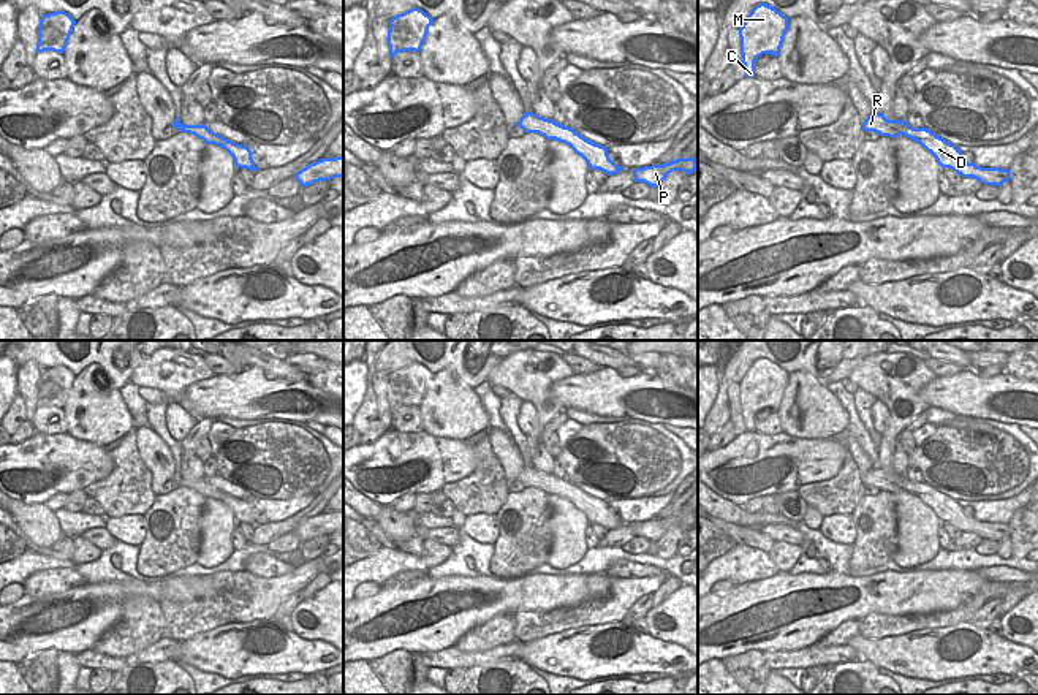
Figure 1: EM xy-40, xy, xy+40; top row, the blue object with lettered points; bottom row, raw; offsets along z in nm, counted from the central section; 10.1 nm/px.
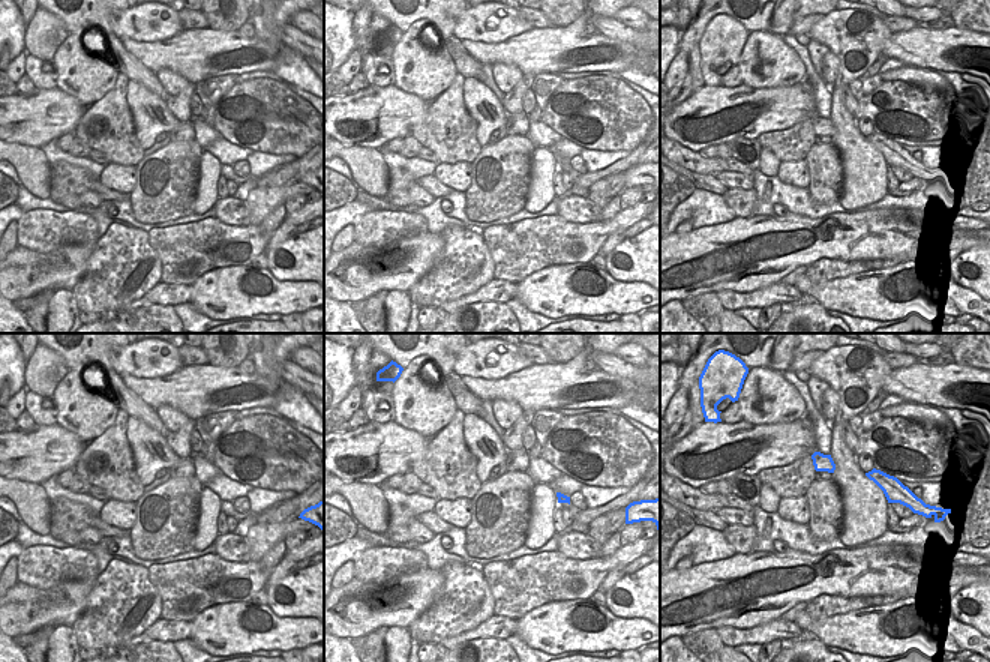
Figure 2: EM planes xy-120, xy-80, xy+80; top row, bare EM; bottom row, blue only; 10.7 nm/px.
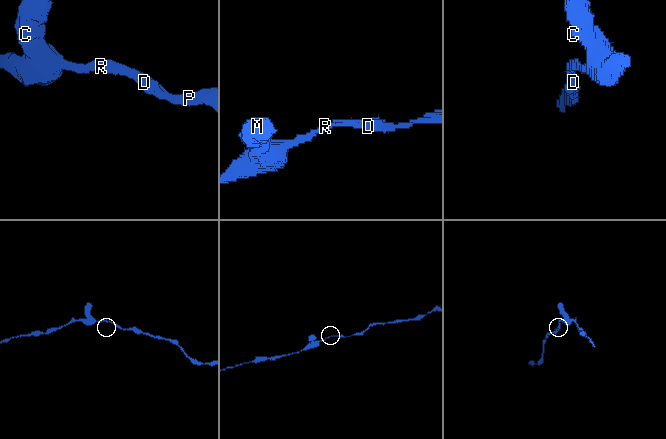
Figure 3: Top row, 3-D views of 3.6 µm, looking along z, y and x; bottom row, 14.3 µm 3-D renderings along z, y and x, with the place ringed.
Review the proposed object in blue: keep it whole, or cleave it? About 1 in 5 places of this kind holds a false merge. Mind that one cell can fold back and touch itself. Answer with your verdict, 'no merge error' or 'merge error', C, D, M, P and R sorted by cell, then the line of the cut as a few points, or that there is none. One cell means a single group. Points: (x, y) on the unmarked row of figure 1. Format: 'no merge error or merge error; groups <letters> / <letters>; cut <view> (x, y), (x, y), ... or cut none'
no merge error; groups C D M P R; cut none

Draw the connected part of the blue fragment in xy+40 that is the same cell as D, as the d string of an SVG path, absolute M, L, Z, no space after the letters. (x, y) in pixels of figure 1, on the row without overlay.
M880 467L870 469L861 481L864 486L875 486L880 491L889 491L892 494L904 489L930 507L941 522L949 522L962 532L973 532L984 540L997 541L1010 535L1010 524L981 522L975 518L968 518L954 499L924 481L913 483L905 475L889 475Z

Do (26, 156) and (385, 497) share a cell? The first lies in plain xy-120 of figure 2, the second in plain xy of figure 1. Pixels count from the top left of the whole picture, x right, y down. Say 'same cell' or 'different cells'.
different cells

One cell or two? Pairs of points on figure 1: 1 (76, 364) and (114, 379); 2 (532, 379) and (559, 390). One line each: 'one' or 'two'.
1: one
2: two

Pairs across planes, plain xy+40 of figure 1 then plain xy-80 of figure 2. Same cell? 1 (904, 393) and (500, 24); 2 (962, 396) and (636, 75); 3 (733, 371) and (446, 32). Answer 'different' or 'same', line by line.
1: same
2: different
3: same

